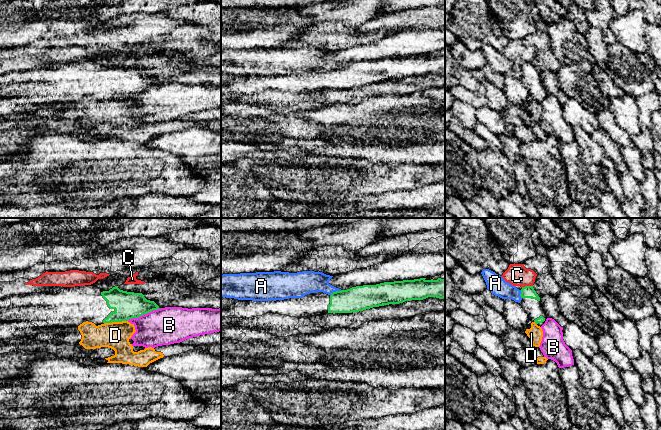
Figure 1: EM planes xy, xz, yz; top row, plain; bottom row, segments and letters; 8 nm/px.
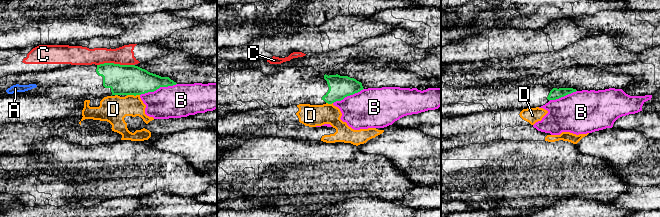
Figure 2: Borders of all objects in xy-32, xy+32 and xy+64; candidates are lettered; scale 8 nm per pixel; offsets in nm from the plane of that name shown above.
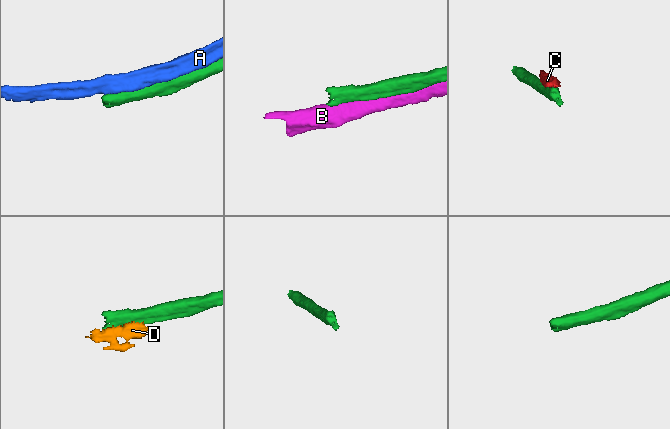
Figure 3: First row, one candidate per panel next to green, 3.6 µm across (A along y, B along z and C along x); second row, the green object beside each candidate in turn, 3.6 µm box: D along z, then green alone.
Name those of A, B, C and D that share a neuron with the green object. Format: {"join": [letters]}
{"join": []}

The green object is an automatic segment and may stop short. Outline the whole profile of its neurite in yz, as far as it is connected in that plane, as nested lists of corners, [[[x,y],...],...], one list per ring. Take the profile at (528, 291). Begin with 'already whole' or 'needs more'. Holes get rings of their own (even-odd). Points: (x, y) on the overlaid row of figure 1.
needs more; [[[533,286],[522,287],[520,296],[522,298],[520,305],[528,314],[529,319],[541,327],[545,323],[547,316],[540,302],[540,296]]]

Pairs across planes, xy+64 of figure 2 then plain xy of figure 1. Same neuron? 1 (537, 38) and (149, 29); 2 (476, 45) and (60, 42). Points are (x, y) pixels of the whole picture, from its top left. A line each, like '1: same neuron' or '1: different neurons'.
1: same neuron
2: same neuron

